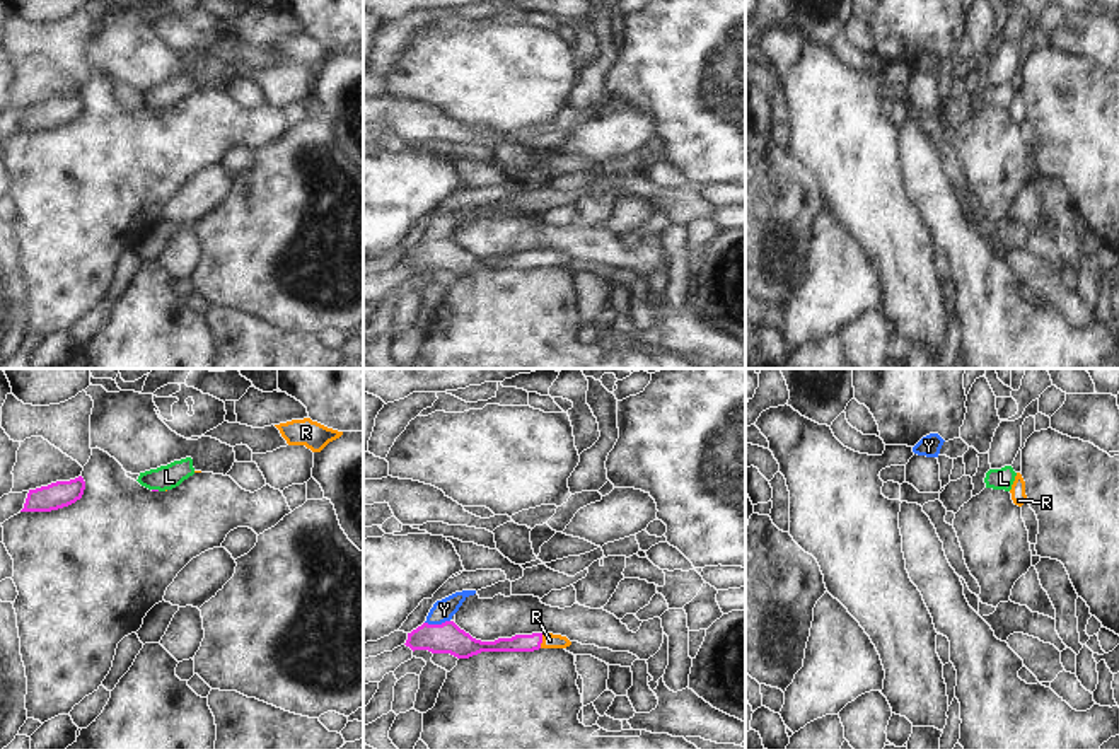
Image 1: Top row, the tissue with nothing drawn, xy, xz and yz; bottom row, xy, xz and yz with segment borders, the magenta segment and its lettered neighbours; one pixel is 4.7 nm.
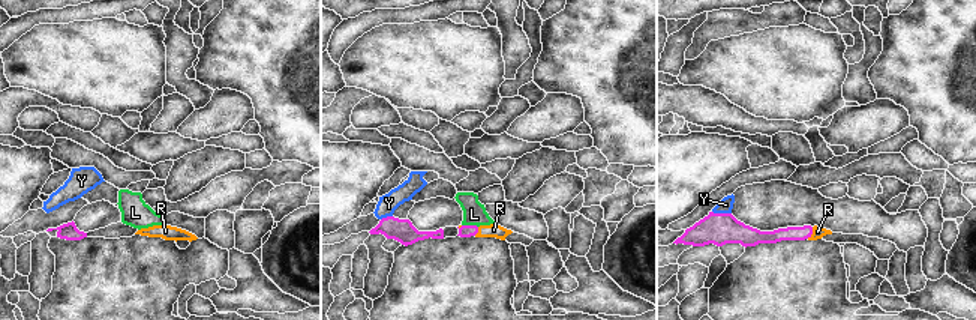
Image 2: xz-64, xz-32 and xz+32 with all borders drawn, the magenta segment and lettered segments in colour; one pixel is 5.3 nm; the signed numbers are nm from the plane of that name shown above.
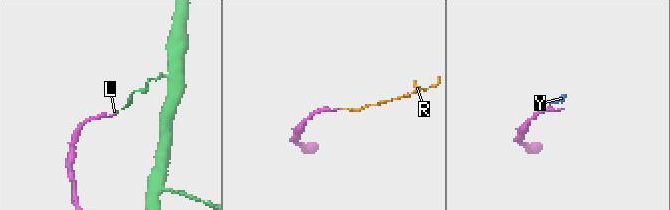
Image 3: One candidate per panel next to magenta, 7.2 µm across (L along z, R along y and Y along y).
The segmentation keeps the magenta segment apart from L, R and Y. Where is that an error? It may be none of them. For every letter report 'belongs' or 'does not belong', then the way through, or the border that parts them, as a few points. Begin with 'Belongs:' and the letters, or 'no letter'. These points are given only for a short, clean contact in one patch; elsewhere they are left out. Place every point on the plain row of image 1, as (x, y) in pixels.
Belongs: R, Y
L: does not belong | along xy (152, 106), (159, 108)
R: belongs | across xz (533, 260), (541, 258), (550, 258)
Y: belongs | across xz (439, 256), (437, 243), (444, 227)

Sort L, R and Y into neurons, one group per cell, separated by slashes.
L / R Y

